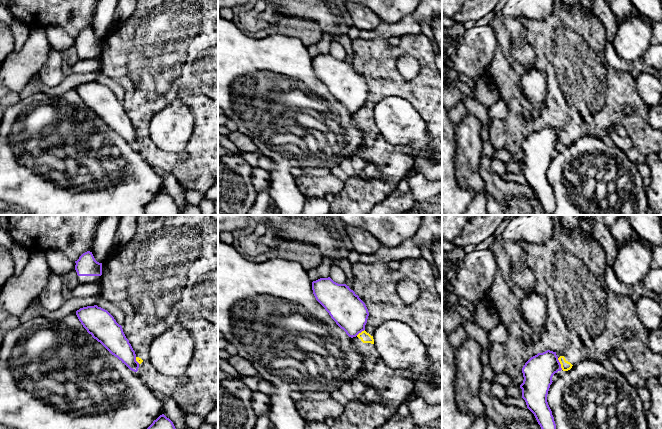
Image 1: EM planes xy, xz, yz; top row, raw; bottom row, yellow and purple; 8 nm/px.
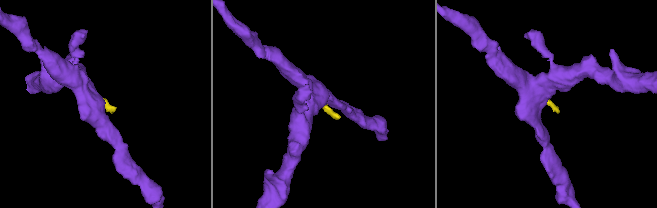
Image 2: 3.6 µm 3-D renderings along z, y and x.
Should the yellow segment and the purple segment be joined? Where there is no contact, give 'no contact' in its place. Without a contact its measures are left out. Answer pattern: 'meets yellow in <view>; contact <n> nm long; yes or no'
meets yellow in yz; contact 100 nm long; no

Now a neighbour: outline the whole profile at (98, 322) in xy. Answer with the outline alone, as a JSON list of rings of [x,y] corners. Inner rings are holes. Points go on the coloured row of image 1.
[[[87,306],[76,311],[76,315],[94,339],[100,342],[112,355],[122,361],[130,370],[137,372],[139,363],[122,326],[105,309]]]

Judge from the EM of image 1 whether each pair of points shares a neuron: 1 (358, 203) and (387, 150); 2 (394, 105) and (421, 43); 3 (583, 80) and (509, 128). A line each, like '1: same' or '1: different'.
1: same
2: different
3: same

